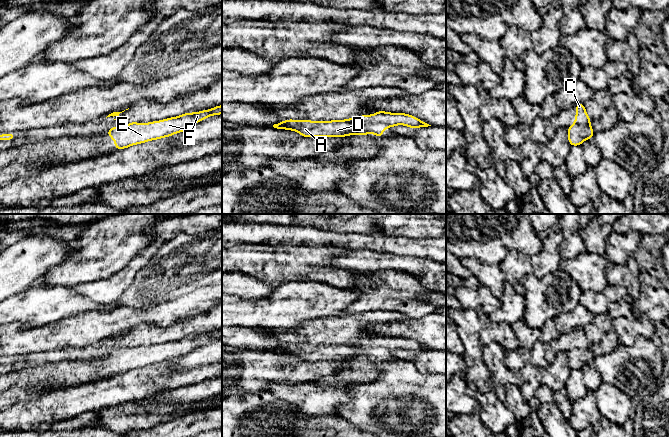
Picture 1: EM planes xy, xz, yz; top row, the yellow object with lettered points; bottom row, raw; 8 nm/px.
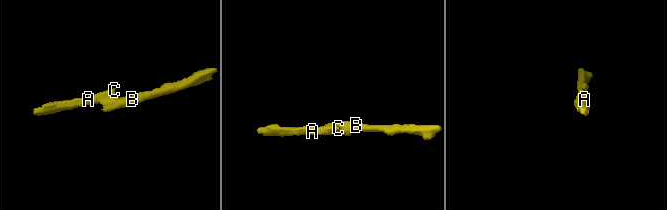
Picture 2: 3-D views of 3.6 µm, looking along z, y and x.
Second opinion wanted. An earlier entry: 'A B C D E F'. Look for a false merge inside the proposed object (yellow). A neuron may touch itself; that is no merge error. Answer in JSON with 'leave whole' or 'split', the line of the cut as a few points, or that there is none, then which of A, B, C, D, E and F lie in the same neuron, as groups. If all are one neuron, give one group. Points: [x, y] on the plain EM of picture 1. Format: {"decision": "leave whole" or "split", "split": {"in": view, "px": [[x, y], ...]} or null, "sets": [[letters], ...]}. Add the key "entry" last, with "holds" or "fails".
{"decision": "split", "split": {"in": "xz", "px": [[347, 343], [353, 344], [356, 347], [357, 354], [354, 357]]}, "sets": [["A", "C", "D"], ["B", "E", "F"]], "entry": "fails"}

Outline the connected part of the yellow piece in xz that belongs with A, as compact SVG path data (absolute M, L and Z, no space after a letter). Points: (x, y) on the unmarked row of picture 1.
M288 343L274 348L274 352L298 356L301 361L346 361L354 358L358 349L348 343L311 345Z

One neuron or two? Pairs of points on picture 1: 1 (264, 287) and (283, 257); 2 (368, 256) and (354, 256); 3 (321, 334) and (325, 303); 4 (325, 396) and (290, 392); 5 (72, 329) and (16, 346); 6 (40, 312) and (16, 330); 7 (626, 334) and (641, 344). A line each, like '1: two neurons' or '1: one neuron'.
1: two neurons
2: one neuron
3: two neurons
4: one neuron
5: one neuron
6: two neurons
7: two neurons

